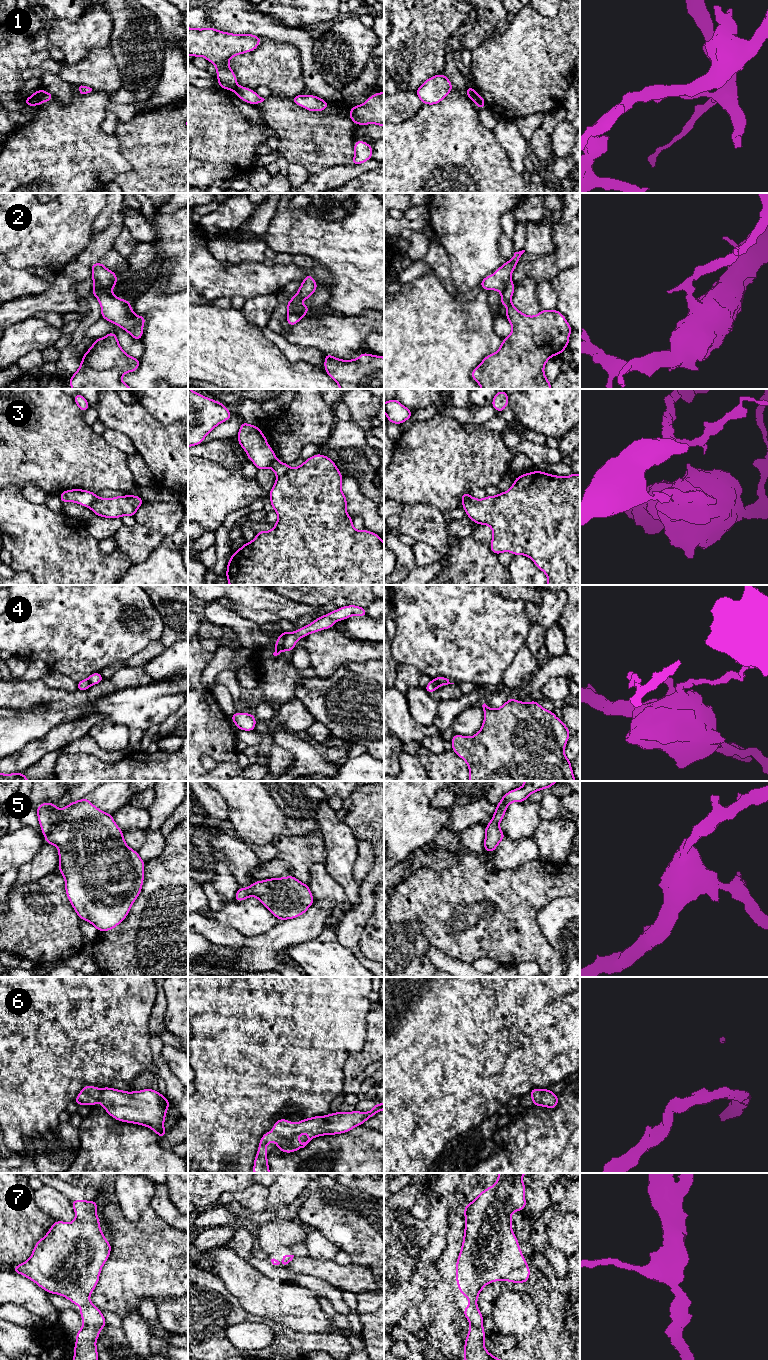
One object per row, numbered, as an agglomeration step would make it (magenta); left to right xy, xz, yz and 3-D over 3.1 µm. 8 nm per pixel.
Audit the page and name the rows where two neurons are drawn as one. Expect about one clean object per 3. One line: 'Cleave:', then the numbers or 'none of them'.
Cleave: 1, 2, 3, 4

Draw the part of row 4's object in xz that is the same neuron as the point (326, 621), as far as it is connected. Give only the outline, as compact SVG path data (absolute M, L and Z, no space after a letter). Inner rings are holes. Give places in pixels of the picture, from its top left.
M356 605L340 607L335 611L315 619L312 623L299 628L295 632L287 632L284 640L284 649L291 652L300 638L323 629L330 629L337 621L346 620L350 616L365 617L367 616L366 608Z

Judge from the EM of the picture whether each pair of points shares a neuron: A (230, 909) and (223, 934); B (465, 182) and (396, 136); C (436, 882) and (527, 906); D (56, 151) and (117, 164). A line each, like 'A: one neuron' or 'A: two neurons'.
A: two neurons
B: one neuron
C: one neuron
D: one neuron

